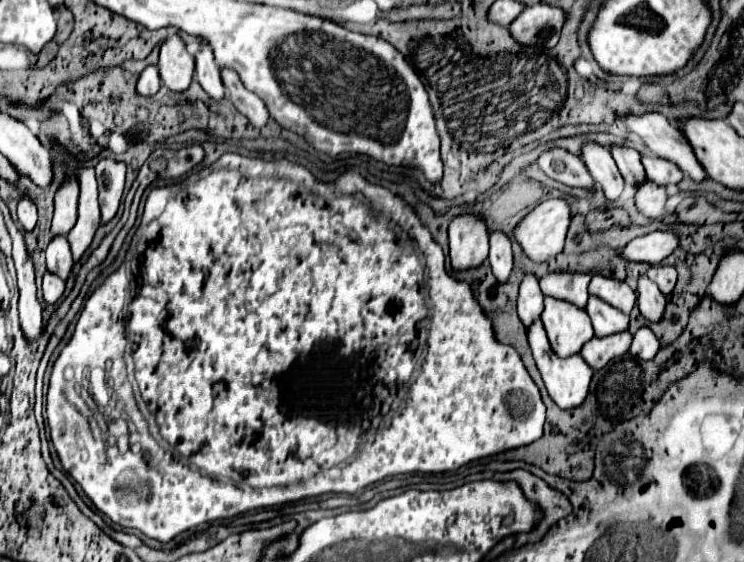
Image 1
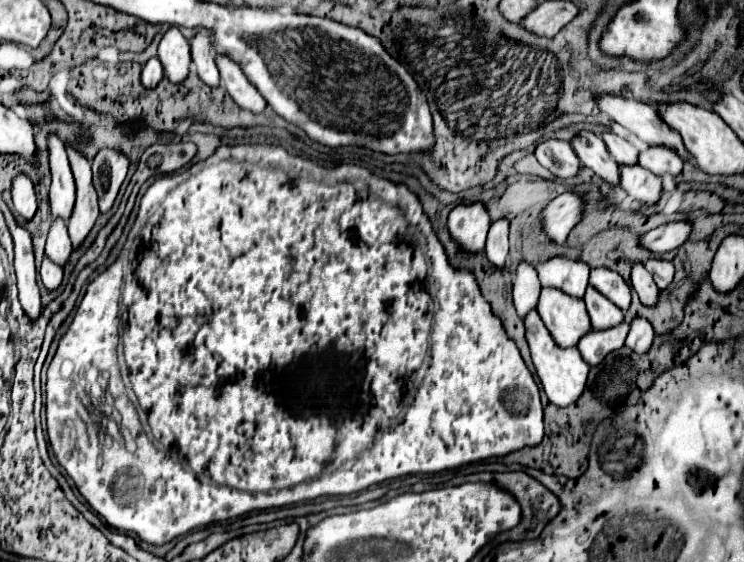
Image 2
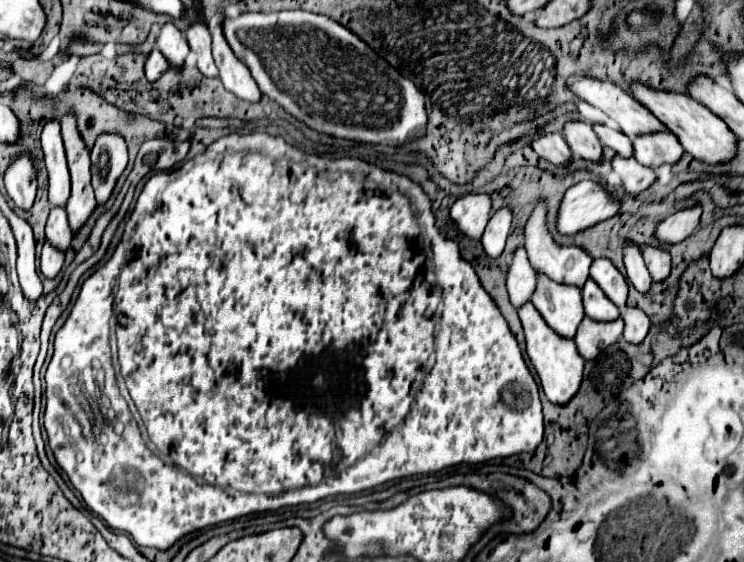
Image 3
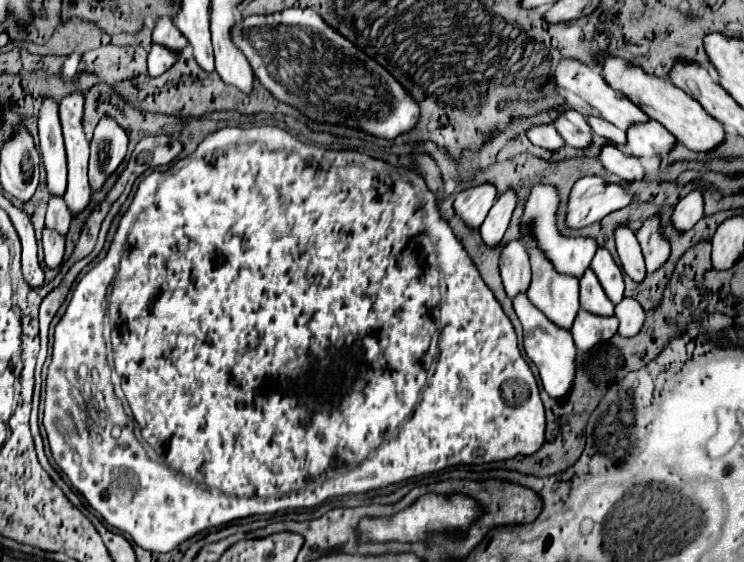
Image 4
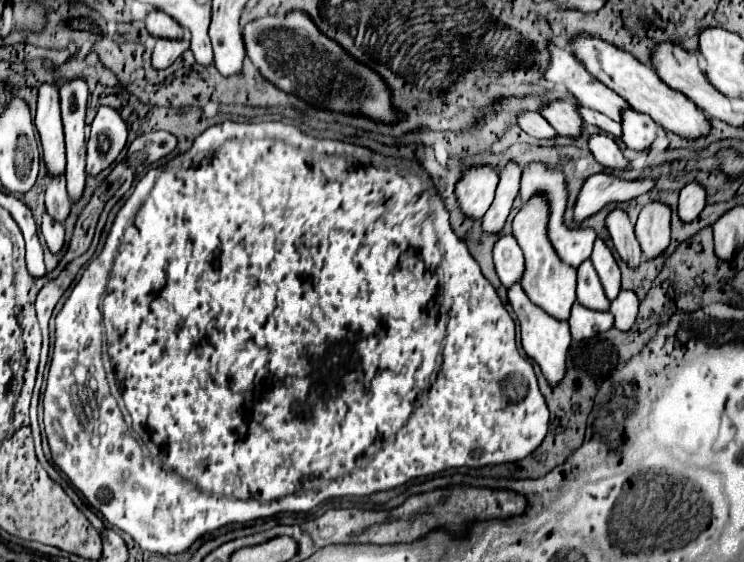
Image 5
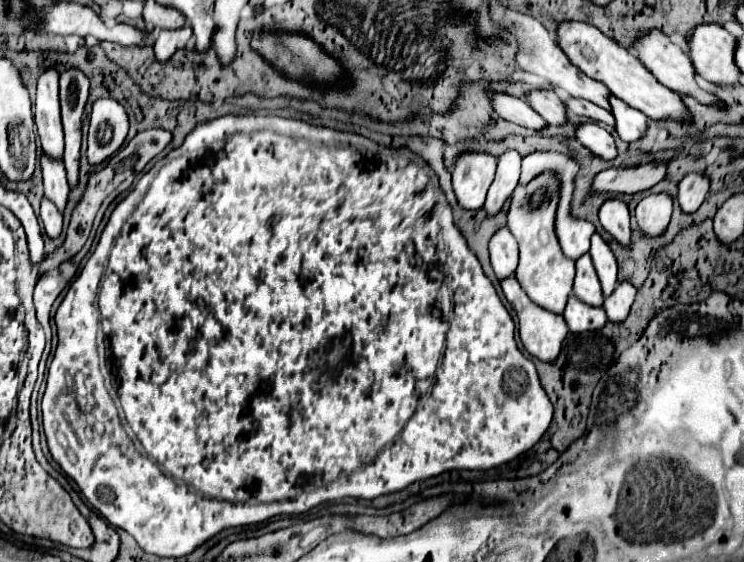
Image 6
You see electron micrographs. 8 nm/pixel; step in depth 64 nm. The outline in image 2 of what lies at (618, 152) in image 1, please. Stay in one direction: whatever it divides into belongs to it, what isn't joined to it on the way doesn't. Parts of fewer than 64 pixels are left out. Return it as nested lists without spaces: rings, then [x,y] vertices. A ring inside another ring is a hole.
[[[604,132],[602,140],[618,164],[636,164],[638,162],[638,148],[632,142],[628,142],[626,138],[616,136],[612,132]]]

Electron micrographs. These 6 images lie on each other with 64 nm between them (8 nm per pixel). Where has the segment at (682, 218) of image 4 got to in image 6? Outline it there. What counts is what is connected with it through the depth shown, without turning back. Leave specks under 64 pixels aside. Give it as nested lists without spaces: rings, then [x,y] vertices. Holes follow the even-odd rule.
[[[690,172],[678,182],[678,202],[684,212],[694,212],[710,190],[710,178],[706,174]]]

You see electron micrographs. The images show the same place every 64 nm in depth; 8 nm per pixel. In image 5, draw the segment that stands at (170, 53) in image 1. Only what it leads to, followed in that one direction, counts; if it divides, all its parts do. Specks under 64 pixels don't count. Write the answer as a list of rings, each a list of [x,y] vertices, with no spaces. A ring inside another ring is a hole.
[[[160,10],[146,14],[146,28],[152,36],[164,36],[164,38],[184,36],[184,30],[180,28],[180,24],[176,24],[176,20],[172,20],[172,16],[168,16],[166,12],[160,12]]]

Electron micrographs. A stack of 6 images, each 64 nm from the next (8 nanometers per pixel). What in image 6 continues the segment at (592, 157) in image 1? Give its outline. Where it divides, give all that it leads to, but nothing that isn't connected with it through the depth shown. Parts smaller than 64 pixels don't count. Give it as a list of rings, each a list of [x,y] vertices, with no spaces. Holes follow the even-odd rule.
[[[532,90],[526,94],[526,102],[548,122],[548,124],[564,124],[566,122],[566,106],[552,90]]]

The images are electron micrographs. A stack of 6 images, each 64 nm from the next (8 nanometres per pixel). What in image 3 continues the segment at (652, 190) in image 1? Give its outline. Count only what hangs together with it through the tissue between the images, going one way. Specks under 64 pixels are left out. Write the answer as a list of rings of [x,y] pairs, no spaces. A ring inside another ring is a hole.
[[[614,156],[610,164],[612,164],[612,170],[620,176],[622,186],[626,188],[628,194],[642,194],[656,178],[650,168],[644,168],[634,158]]]

